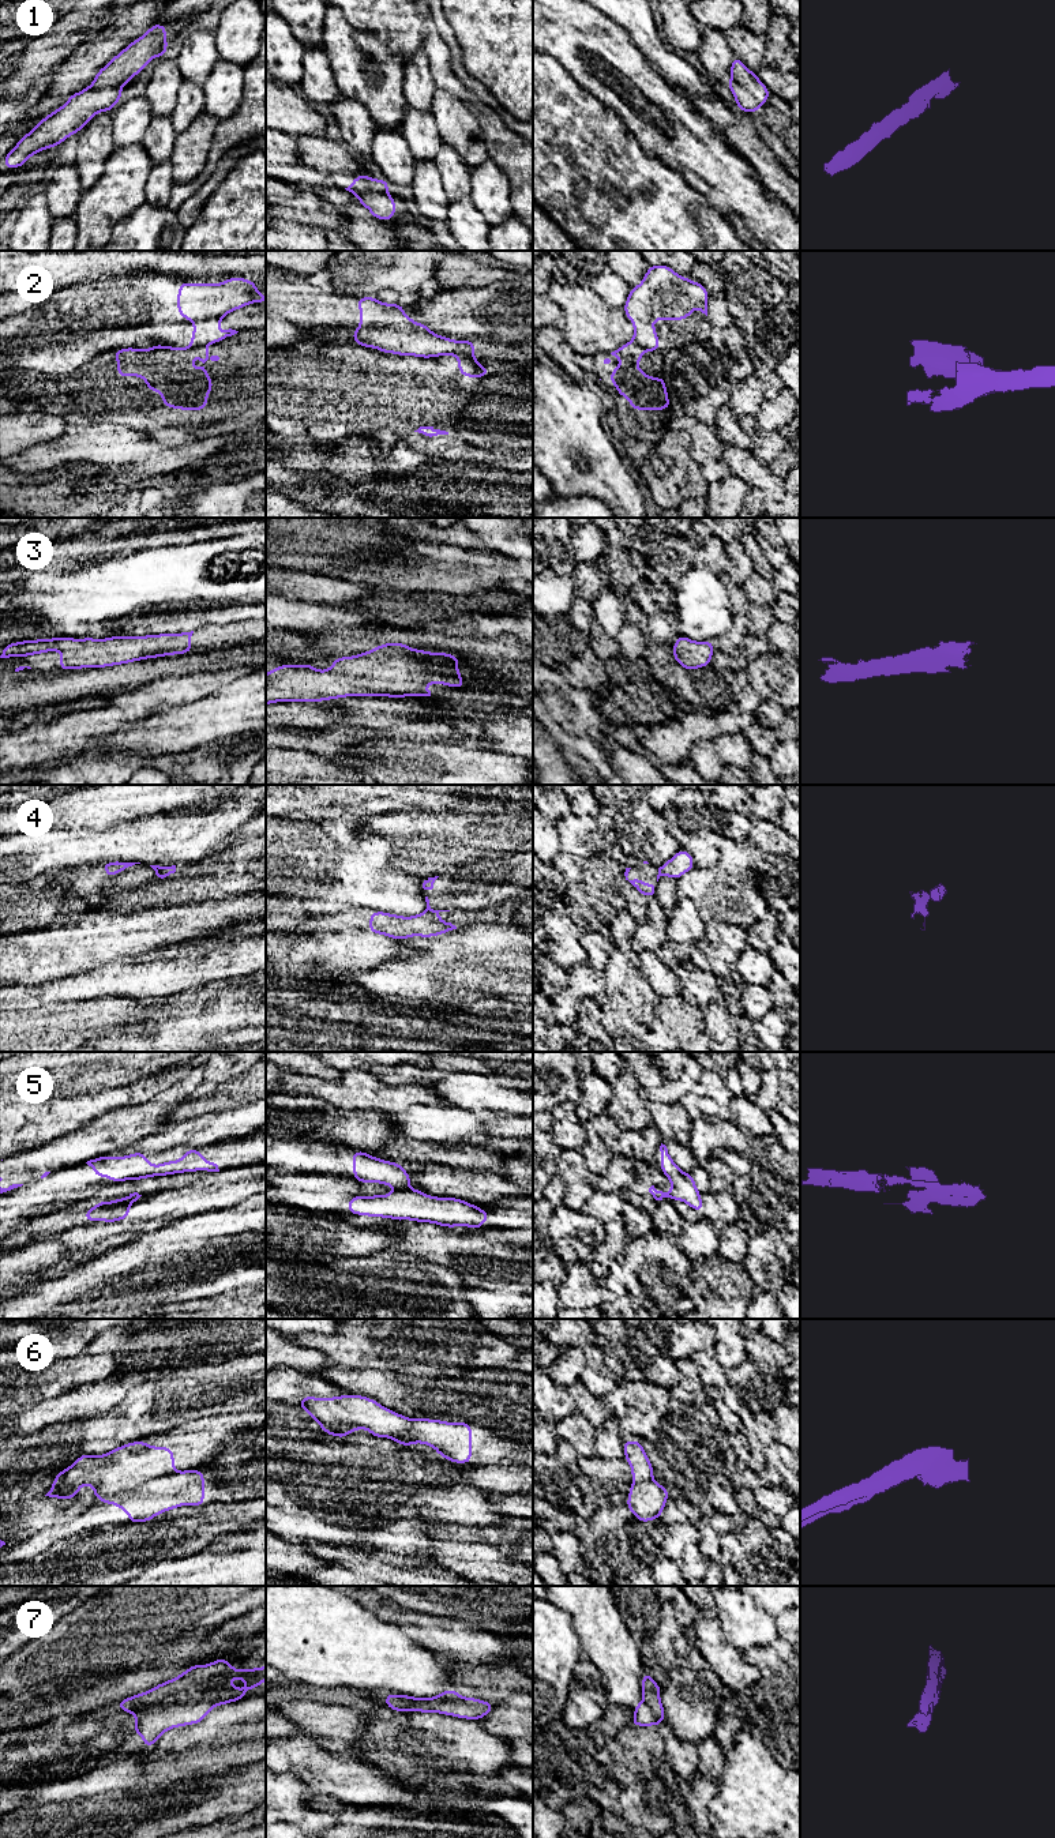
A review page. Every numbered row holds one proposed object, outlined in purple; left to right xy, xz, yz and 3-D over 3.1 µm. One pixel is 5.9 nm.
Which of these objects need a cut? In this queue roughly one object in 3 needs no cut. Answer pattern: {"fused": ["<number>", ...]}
{"fused": ["2", "4", "5", "6"]}

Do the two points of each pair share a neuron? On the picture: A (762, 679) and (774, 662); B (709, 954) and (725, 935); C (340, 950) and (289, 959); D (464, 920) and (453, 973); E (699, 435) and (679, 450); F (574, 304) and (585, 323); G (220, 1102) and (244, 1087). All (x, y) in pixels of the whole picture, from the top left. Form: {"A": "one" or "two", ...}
{"A": "one", "B": "one", "C": "one", "D": "two", "E": "two", "F": "one", "G": "one"}

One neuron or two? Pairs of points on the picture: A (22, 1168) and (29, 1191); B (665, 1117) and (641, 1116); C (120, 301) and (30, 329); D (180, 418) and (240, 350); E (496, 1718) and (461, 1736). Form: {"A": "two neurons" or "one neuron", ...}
{"A": "two neurons", "B": "two neurons", "C": "one neuron", "D": "one neuron", "E": "two neurons"}

